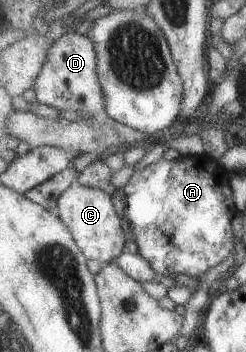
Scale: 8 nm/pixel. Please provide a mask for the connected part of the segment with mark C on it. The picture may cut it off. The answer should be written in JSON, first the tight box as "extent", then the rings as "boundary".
{"extent":[56,184,127,266],"boundary":[[[74,184],[60,196],[56,211],[63,218],[64,224],[70,227],[78,246],[90,260],[97,260],[103,266],[124,253],[127,234],[124,234],[122,218],[116,212],[112,195],[104,190]]]}

